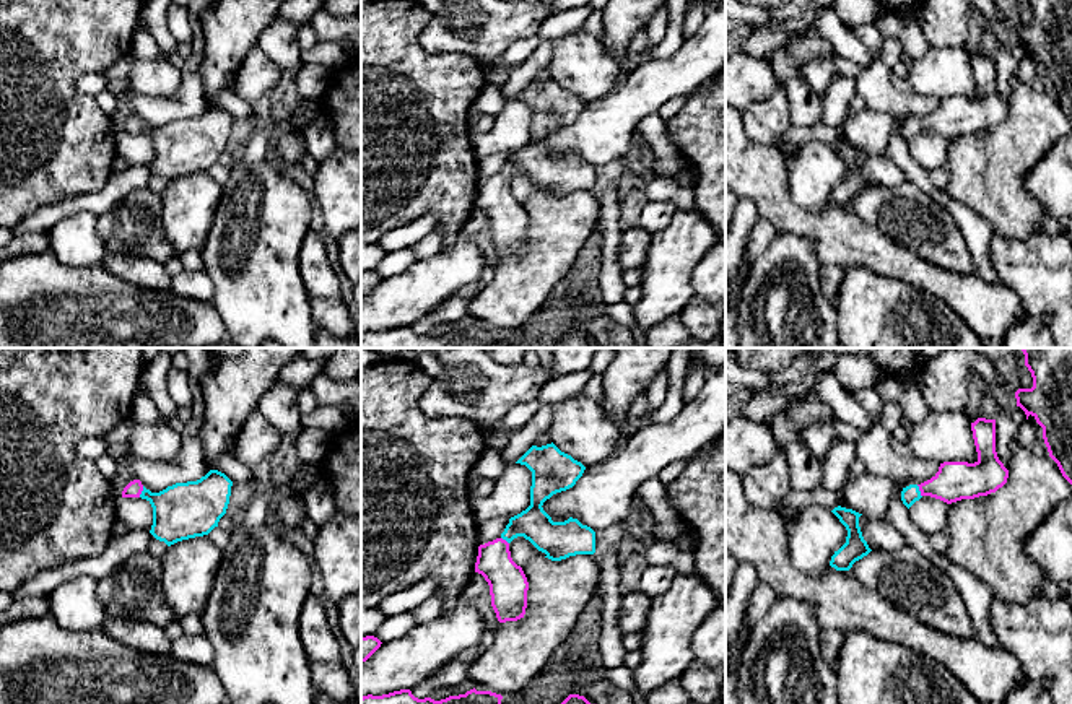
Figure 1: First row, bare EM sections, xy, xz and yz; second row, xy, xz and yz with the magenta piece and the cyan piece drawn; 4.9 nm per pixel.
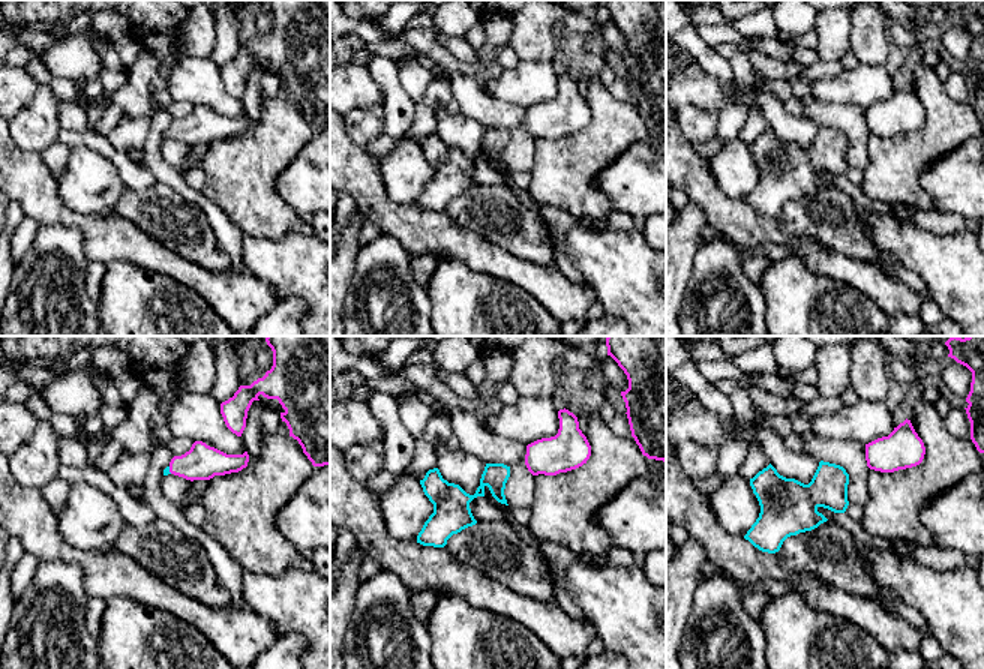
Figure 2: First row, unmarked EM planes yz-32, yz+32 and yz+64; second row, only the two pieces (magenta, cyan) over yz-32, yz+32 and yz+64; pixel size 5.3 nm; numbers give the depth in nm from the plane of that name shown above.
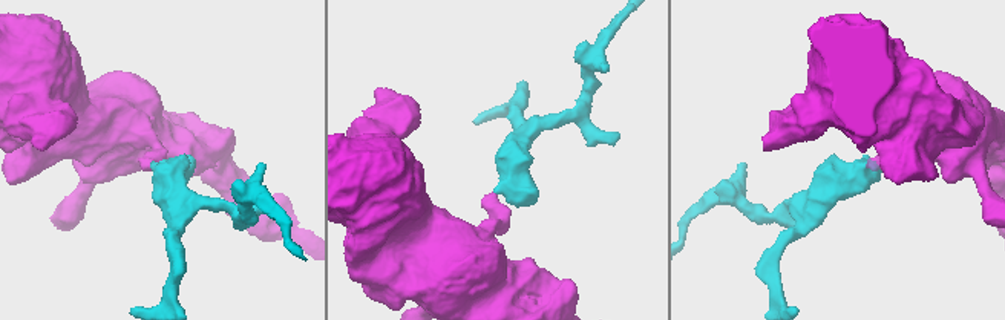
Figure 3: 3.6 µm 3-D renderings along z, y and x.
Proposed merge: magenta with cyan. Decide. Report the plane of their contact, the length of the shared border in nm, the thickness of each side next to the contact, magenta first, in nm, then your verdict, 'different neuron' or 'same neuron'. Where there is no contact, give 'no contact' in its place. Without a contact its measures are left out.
contact in yz; length 70 nm; calibres 190 and 90 nm; same neuron

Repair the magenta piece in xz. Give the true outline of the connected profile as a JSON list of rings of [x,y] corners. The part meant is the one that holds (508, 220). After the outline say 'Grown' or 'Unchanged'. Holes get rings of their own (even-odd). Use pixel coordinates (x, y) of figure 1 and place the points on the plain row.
[[[553,78],[532,81],[516,99],[532,107],[530,141],[509,154],[499,174],[478,182],[475,208],[490,221],[491,242],[499,259],[524,254],[529,218],[509,187],[509,179],[524,172],[551,197],[595,189],[595,167],[569,153],[553,158],[543,138],[566,127],[582,112],[586,102],[561,88]]]. Grown

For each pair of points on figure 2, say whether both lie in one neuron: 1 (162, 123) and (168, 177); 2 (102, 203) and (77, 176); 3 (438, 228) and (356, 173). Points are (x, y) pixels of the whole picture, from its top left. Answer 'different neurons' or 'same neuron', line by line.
1: same neuron
2: same neuron
3: same neuron

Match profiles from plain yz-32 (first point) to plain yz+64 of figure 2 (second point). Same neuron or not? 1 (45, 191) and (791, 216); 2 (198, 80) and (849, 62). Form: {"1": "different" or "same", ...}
{"1": "different", "2": "different"}

